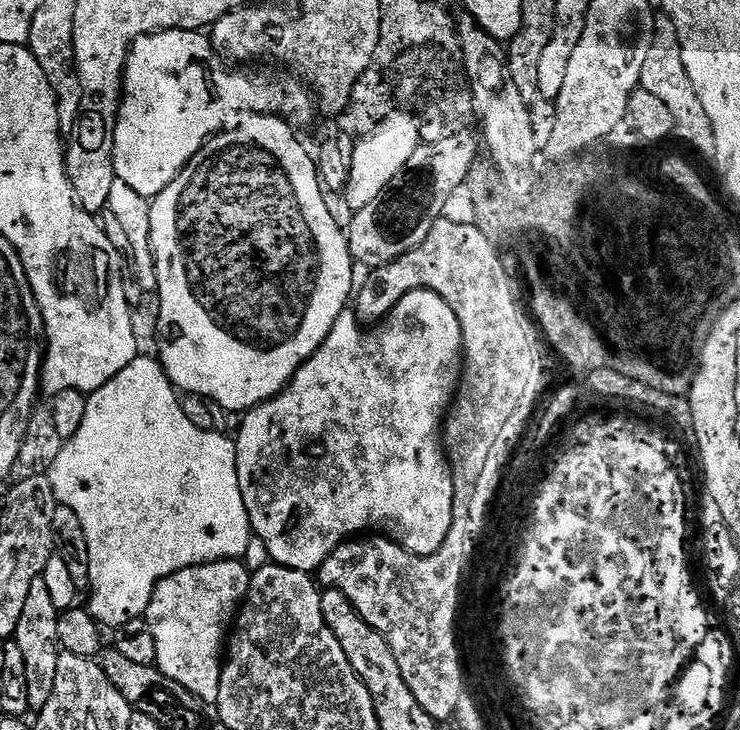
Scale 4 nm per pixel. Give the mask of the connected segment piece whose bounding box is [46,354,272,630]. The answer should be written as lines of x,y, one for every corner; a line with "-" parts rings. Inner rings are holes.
144,354
137,355
130,362
130,365
124,367
110,382
104,384
99,390
89,393
86,402
86,414
83,415
78,433
75,434
74,438
63,443
61,452
47,467
46,475
51,488
54,490
56,500
70,506
70,510
74,510
74,514
78,514
78,522
82,522
82,530
86,534
88,565
90,566
90,574
88,575
90,591
87,593
89,596
86,610
96,619
97,624
101,626
109,624
112,630
117,630
132,619
143,617
147,613
148,603
152,600
158,582
162,582
170,574
174,574
183,568
189,568
195,564
208,564
212,560
238,560
242,558
248,570
253,573
271,563
272,559
269,551
266,550
266,544
260,536
253,533
252,523
246,514
246,502
242,502
242,486
238,486
235,439
223,432
199,429
184,414
179,393
169,382
168,375
161,367
159,359
150,358
144,356
-
147,540
156,544
156,552
147,552
144,549
144,543

